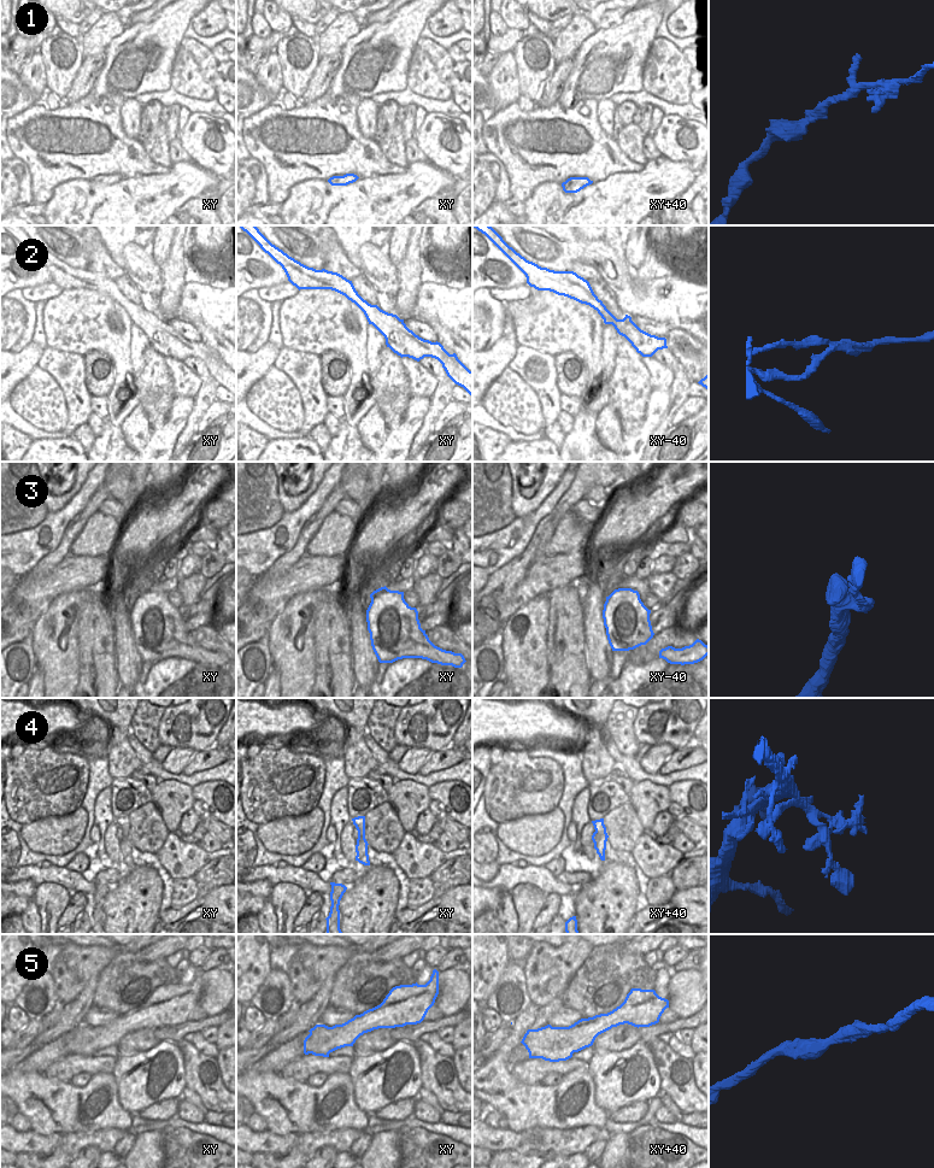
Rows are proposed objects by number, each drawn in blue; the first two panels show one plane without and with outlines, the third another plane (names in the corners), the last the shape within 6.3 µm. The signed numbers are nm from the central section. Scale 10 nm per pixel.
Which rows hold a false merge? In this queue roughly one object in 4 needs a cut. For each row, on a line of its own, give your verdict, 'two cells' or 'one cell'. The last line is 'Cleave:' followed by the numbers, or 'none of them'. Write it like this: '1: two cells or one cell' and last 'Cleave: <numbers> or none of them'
1: one cell
2: two cells
3: one cell
4: one cell
5: one cell
Cleave: 2

